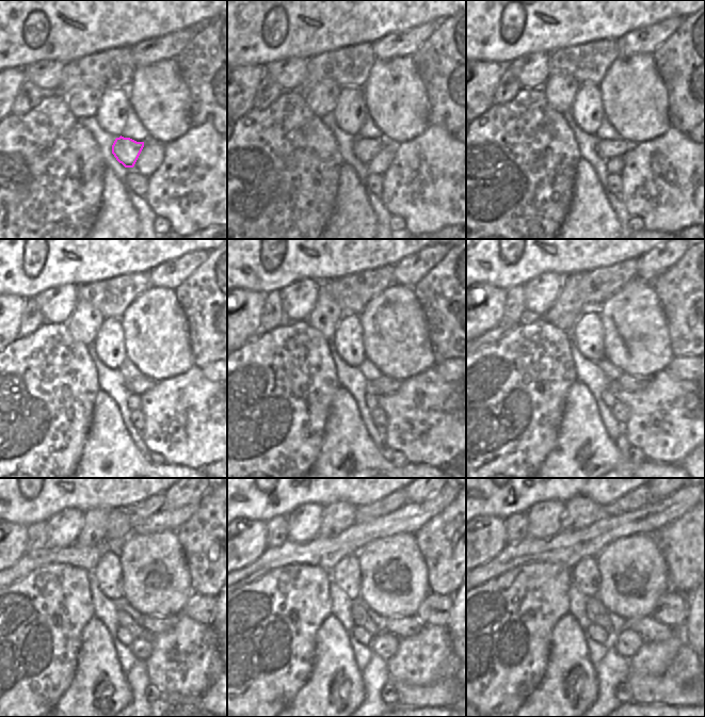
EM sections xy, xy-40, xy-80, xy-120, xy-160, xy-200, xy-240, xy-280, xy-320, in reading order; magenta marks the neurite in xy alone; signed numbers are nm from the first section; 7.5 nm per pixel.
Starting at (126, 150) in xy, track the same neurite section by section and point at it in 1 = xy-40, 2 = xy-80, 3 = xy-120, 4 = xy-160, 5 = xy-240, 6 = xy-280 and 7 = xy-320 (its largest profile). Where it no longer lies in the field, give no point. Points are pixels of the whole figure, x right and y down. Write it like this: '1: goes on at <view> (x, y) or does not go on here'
1: goes on at xy-40 (365, 148)
2: goes on at xy-80 (606, 148)
3: goes on at xy-120 (143, 384)
4: goes on at xy-160 (384, 384)
5: goes on at xy-240 (157, 624)
6: goes on at xy-280 (409, 626)
7: goes on at xy-320 (650, 630)

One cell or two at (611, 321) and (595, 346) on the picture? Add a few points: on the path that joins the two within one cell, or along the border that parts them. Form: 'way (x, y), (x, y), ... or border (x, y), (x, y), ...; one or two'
border (596, 309), (602, 324), (602, 345), (605, 356); two

